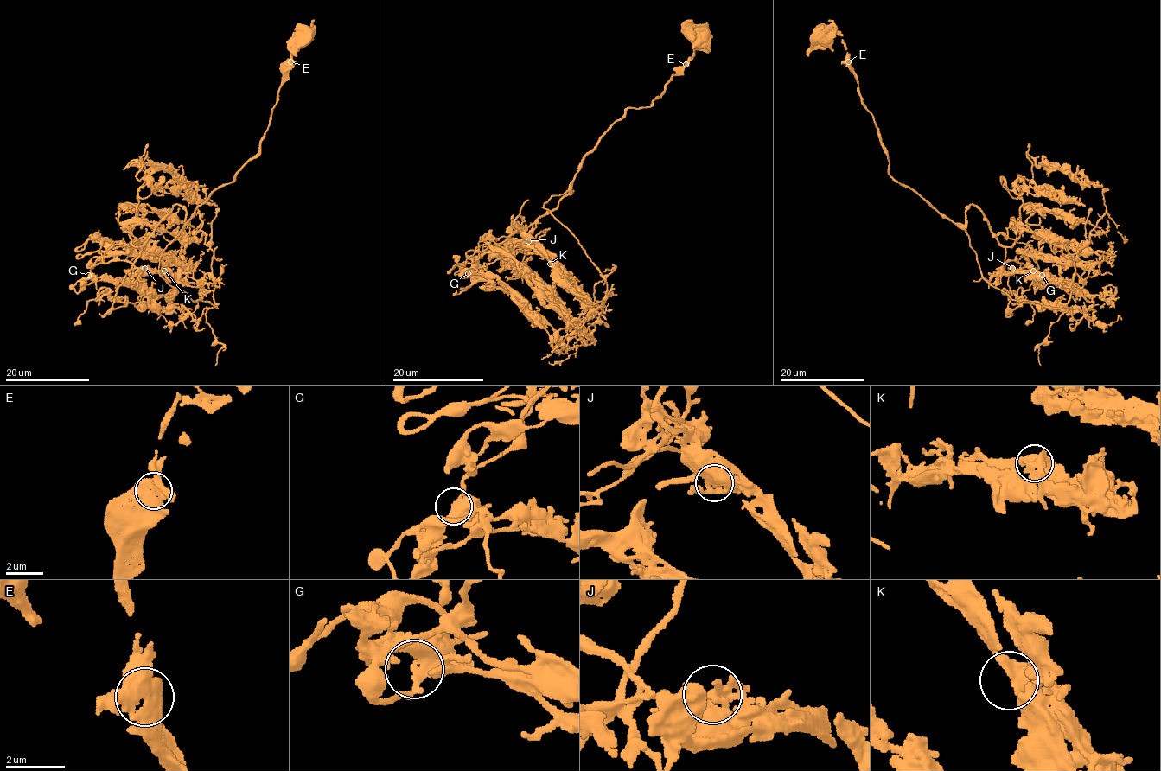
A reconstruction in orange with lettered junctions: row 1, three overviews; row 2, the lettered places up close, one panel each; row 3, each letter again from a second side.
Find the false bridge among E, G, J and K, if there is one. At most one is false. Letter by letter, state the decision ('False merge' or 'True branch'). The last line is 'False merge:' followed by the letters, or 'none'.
E: True branch
G: True branch
J: True branch
K: True branch
False merge: none

